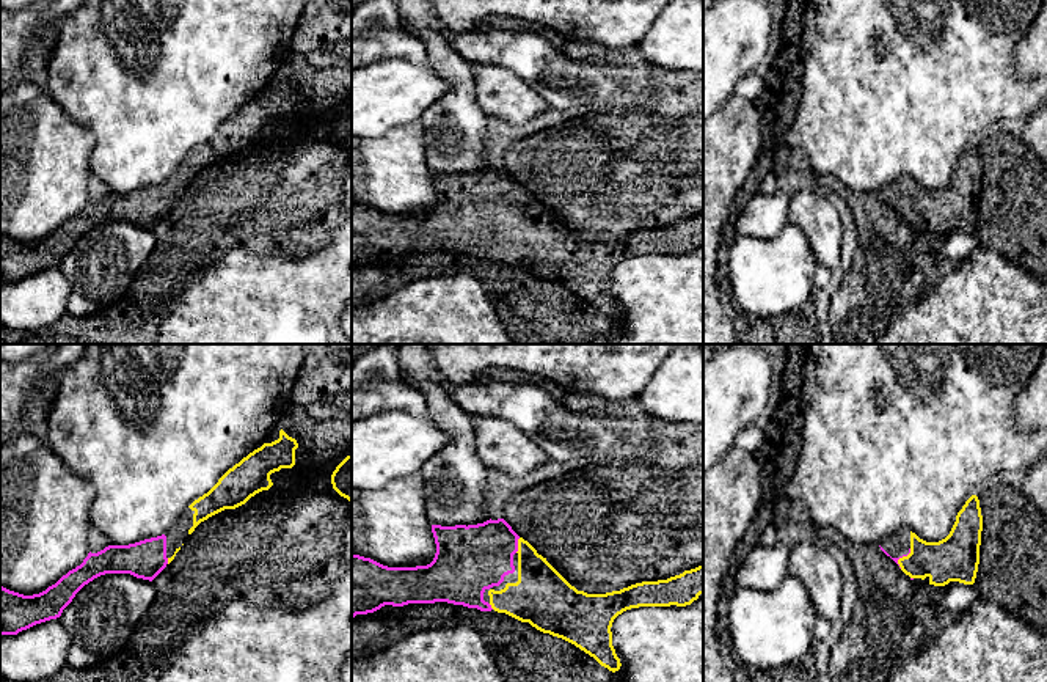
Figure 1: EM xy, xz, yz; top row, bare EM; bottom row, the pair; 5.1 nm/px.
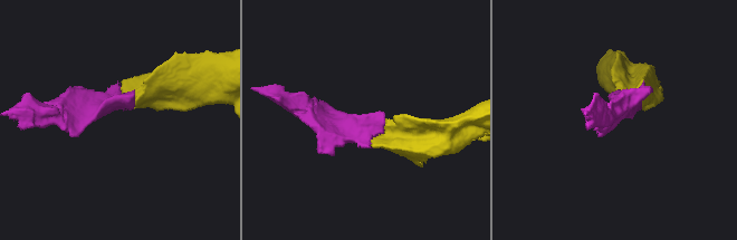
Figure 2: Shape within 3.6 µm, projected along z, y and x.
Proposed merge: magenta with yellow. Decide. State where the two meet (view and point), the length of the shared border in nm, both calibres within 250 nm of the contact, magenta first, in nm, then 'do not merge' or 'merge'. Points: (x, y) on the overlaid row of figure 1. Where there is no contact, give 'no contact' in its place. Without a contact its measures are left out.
xz (517, 546) | 80 nm | 340/240 nm | merge

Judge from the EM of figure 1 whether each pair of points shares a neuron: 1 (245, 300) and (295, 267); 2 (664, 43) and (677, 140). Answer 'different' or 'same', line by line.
1: same
2: different

